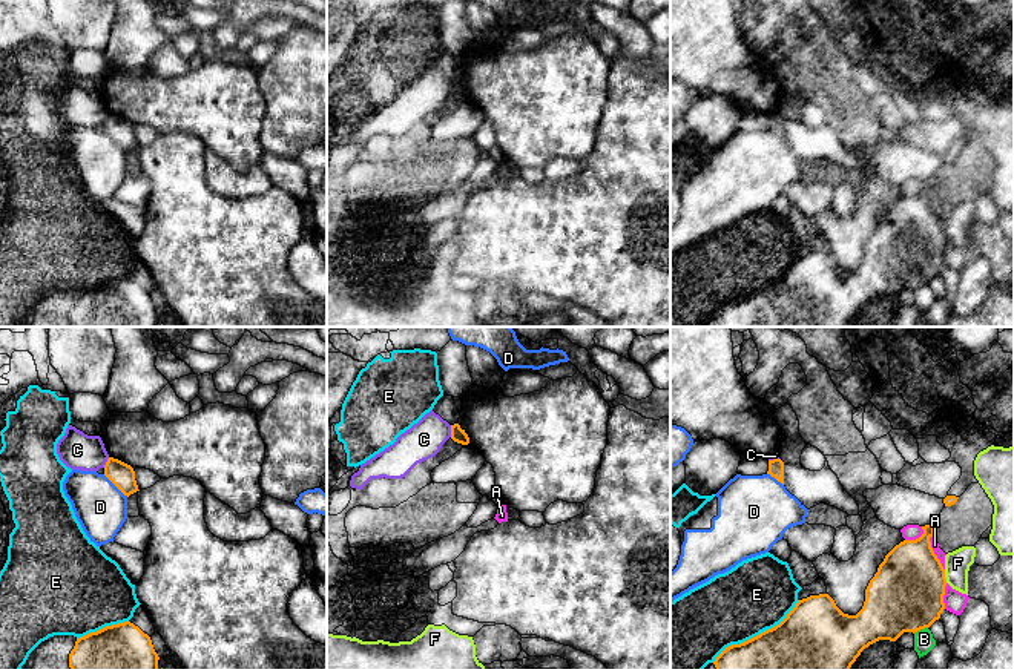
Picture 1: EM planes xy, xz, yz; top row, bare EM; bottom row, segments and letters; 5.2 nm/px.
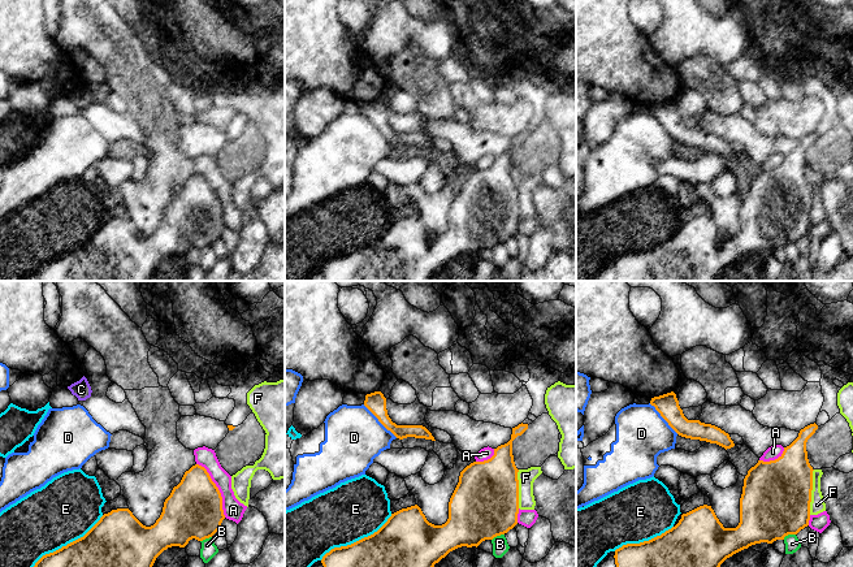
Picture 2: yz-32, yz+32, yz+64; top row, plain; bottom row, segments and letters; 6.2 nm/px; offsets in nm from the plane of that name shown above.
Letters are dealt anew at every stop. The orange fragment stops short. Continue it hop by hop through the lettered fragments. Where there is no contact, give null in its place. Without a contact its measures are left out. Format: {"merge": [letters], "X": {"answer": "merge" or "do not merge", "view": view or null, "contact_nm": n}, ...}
{"merge": [], "A": {"answer": "do not merge", "view": "yz", "contact_nm": 200}, "B": {"answer": "do not merge", "view": "yz", "contact_nm": 90}, "C": {"answer": "do not merge", "view": "xz", "contact_nm": 60}, "D": {"answer": "do not merge", "view": "xy", "contact_nm": 180}, "E": {"answer": "do not merge", "view": "yz", "contact_nm": 550}, "F": {"answer": "do not merge", "view": "yz", "contact_nm": 70}}

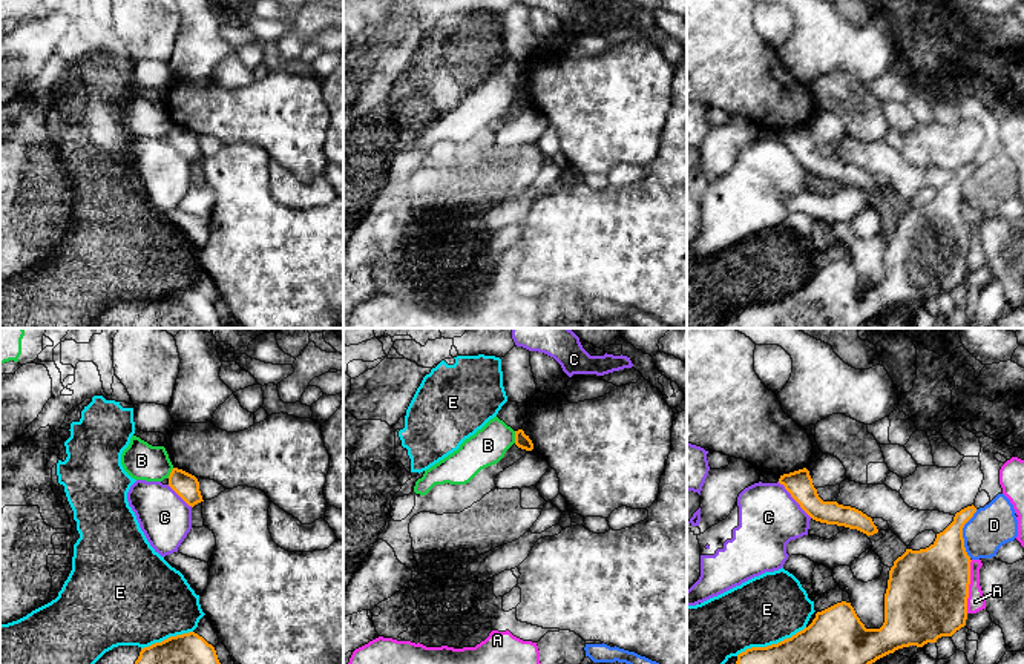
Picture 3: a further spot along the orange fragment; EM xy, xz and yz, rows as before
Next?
{"merge": [], "A": {"answer": "do not merge", "view": "yz", "contact_nm": 280}, "B": {"answer": "do not merge", "view": "xz", "contact_nm": 60}, "C": {"answer": "do not merge", "view": "yz", "contact_nm": 260}, "D": {"answer": "do not merge", "view": "yz", "contact_nm": 260}, "E": {"answer": "do not merge", "view": "yz", "contact_nm": 400}}

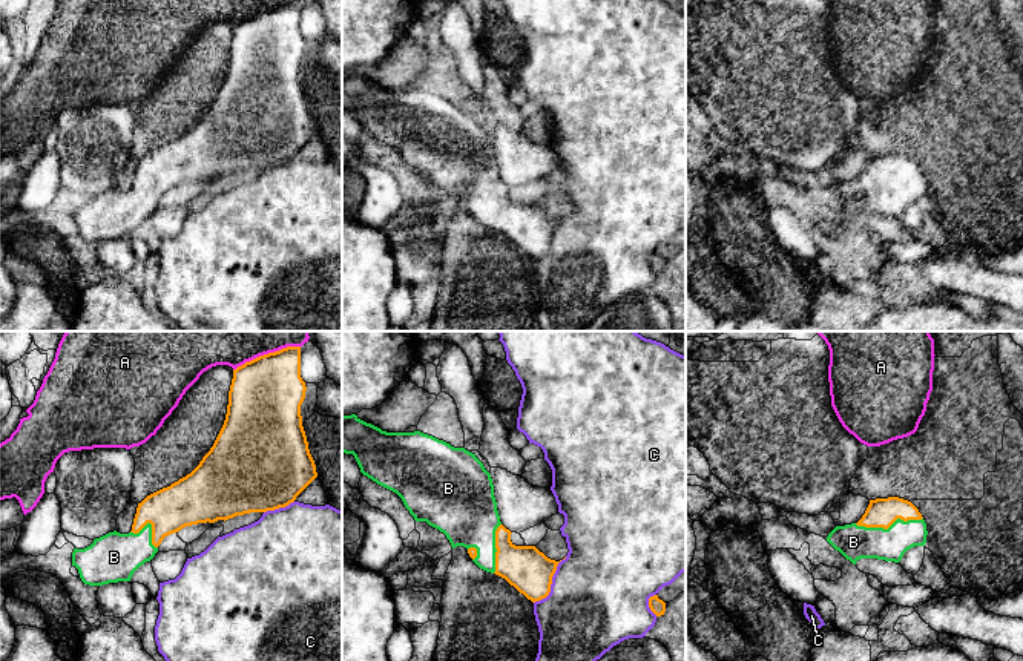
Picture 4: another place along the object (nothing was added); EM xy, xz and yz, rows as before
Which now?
{"merge": ["B"], "A": {"answer": "do not merge", "view": "xy", "contact_nm": 380}, "B": {"answer": "merge", "view": "yz", "contact_nm": 360}, "C": {"answer": "do not merge", "view": "xz", "contact_nm": 300}}

